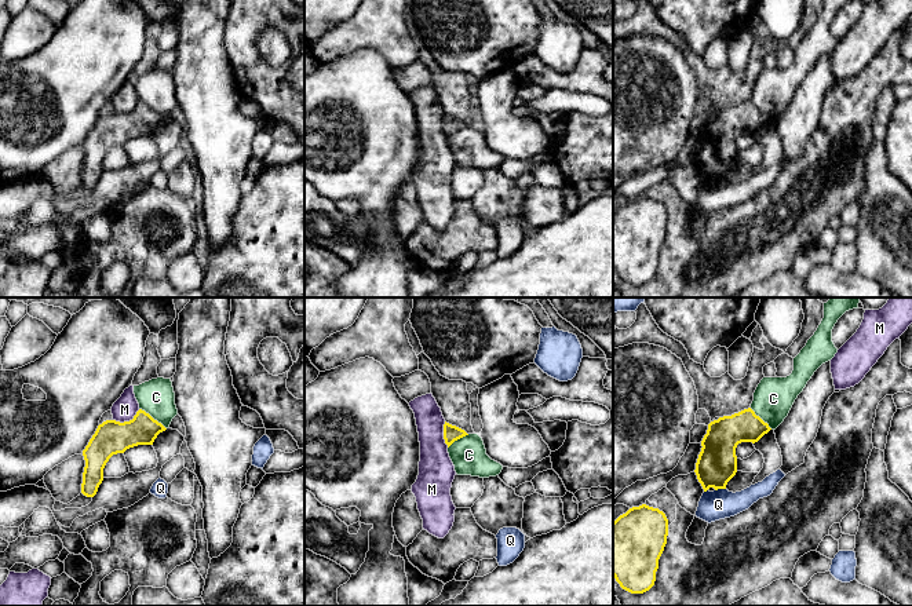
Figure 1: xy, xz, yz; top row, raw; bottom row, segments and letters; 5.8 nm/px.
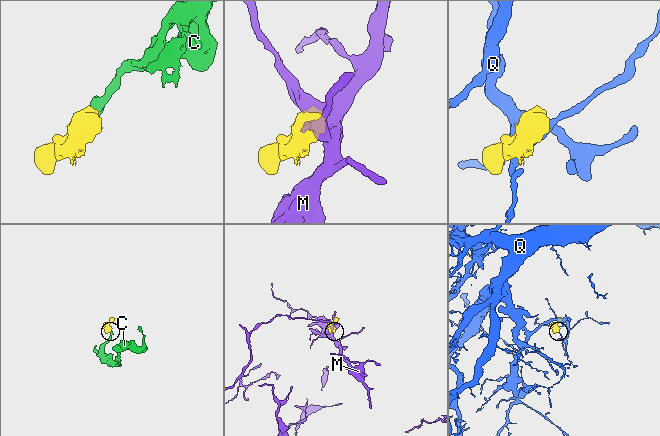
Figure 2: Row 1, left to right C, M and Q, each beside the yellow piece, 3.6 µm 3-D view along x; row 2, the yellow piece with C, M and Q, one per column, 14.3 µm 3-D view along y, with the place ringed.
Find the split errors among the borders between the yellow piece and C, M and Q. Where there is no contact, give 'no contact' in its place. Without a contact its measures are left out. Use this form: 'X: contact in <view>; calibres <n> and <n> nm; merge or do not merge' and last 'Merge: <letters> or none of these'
C: contact in xy; calibres 190 and 220 nm; do not merge
M: contact in xy; calibres 200 and 140 nm; do not merge
Q: contact in yz; calibres 240 and 170 nm; do not merge
Merge: none of these

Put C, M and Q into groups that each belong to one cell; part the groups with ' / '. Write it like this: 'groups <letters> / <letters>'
groups C / M / Q

